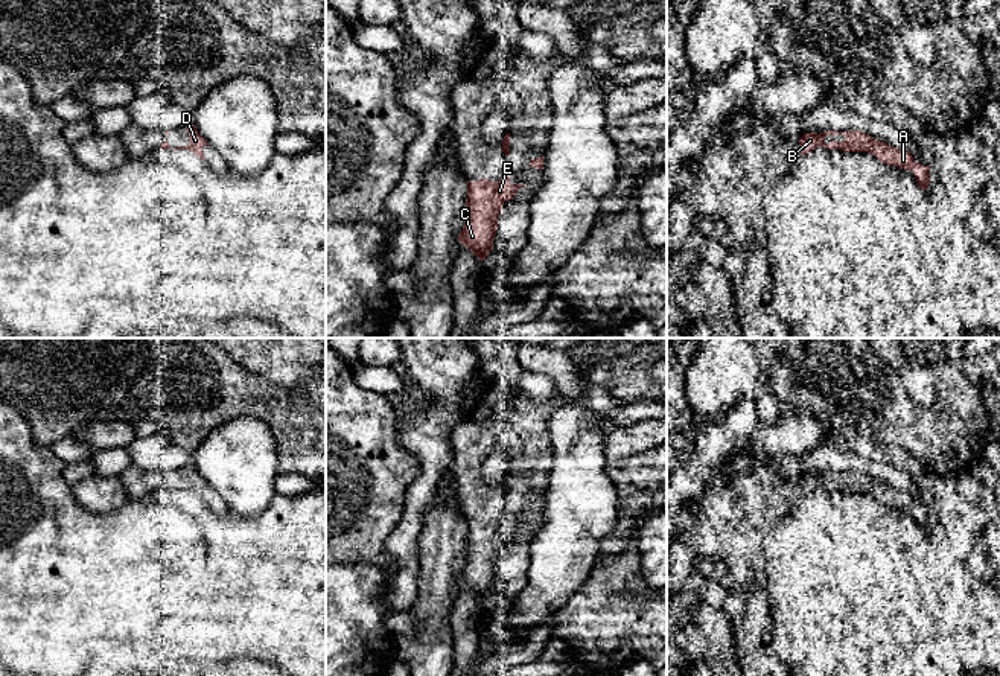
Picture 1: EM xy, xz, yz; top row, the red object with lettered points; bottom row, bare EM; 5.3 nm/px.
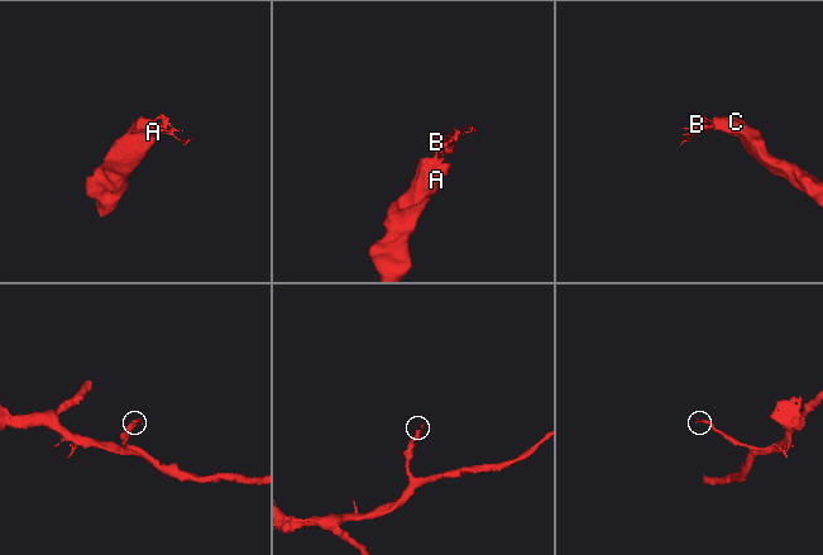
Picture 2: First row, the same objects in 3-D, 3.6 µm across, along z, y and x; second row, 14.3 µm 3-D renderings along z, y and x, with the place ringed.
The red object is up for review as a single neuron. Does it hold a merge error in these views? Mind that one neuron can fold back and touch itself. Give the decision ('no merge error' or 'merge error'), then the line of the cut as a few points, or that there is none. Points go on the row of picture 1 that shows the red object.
no merge error; no cut

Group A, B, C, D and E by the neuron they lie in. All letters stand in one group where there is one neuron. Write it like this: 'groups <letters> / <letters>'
groups A B C D E

